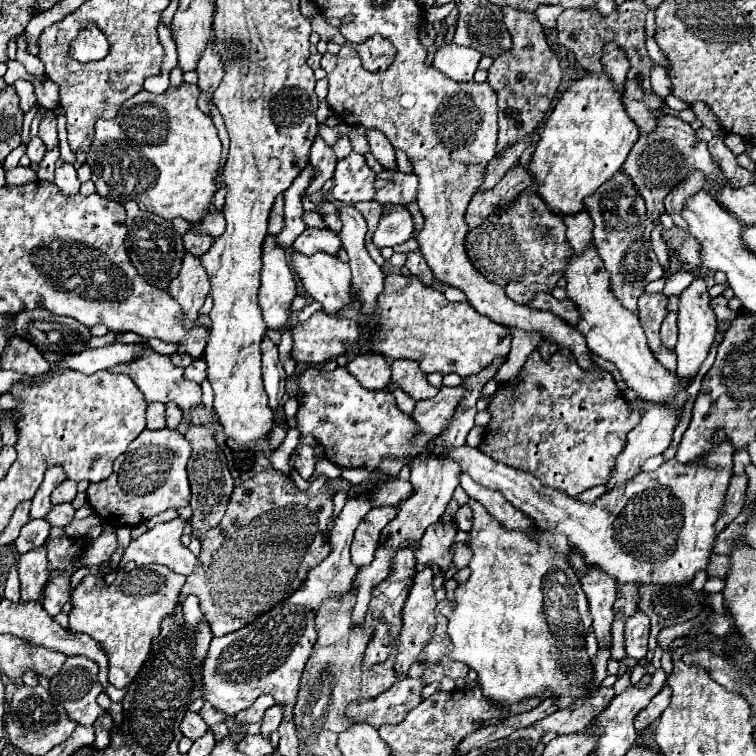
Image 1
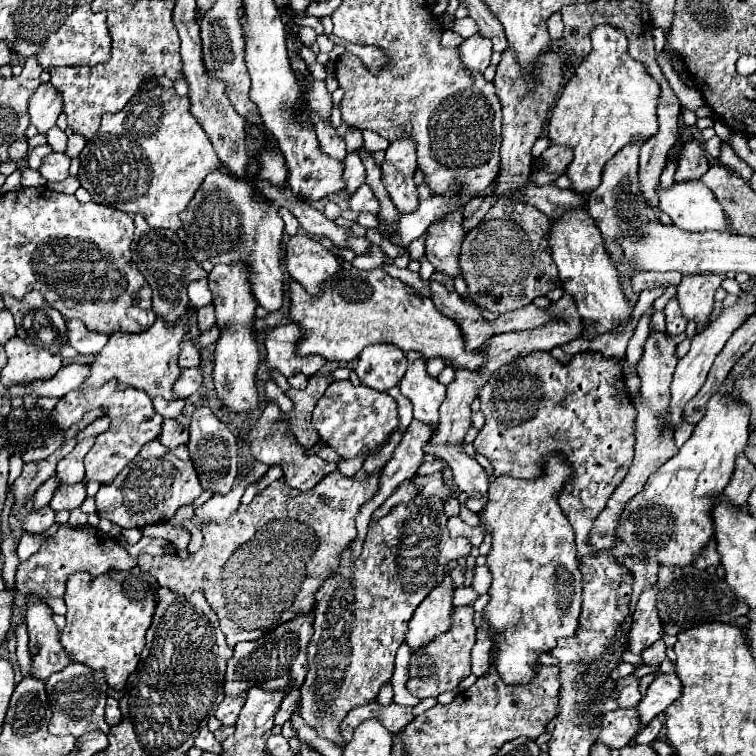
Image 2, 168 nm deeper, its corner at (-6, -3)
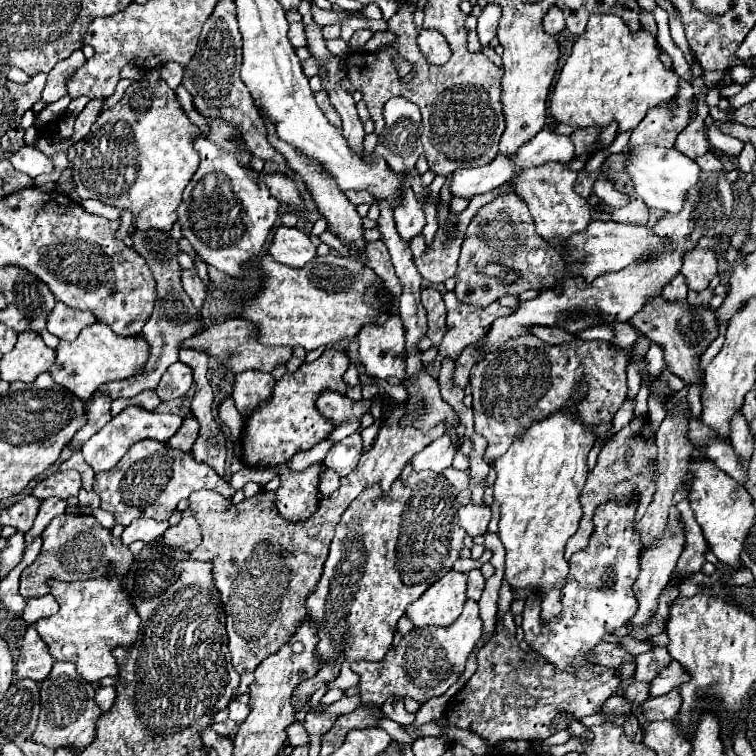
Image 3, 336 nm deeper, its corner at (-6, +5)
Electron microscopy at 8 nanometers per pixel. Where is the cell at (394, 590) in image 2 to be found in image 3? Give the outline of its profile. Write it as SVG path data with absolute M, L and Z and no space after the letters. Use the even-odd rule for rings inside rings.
M422 471L410 473L406 483L398 477L394 481L390 493L382 493L380 485L372 485L358 495L356 501L348 505L342 513L342 519L336 527L336 535L330 545L328 559L324 563L322 579L316 591L308 597L306 607L318 629L318 657L326 663L328 659L342 657L344 663L340 675L328 683L328 687L350 689L358 685L358 675L350 669L352 661L382 661L386 651L392 645L392 637L396 631L398 619L406 613L408 603L416 601L434 581L442 579L460 557L460 549L464 547L466 531L458 525L458 491L446 481L442 473Z

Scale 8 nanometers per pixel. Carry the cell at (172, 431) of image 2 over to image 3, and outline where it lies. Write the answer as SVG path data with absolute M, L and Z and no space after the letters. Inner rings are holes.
M186 417L186 419L184 419L184 425L182 425L182 427L178 429L178 433L168 441L168 445L174 447L174 449L180 449L180 451L190 453L196 437L198 437L198 421Z

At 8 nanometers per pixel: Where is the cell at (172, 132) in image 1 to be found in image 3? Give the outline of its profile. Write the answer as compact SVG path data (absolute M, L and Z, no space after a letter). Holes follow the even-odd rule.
M132 83L122 101L106 109L92 125L92 133L74 145L76 157L72 161L72 179L76 193L80 199L98 199L118 209L130 209L134 215L134 227L138 231L170 231L178 219L176 209L182 201L182 191L200 163L198 151L192 143L198 133L200 129L184 115L174 91L166 83Z

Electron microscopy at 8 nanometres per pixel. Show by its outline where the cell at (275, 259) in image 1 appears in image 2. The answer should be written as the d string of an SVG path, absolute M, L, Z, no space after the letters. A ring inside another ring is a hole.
M214 171L196 191L186 211L180 215L186 231L186 247L192 251L194 259L210 263L244 261L252 271L252 291L260 307L268 313L278 311L284 303L284 273L280 263L280 241L284 235L284 221L278 215L274 203L264 199L254 199L254 189L250 183L238 183L232 175L222 175Z

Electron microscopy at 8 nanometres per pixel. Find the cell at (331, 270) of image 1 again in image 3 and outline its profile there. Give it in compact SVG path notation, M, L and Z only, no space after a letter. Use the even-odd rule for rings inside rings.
M278 225L268 251L274 261L290 267L304 267L310 259L316 257L316 247L310 243L310 237L298 227L284 225Z

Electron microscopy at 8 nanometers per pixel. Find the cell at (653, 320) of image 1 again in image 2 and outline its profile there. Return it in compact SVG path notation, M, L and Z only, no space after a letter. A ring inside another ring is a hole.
M650 331L648 339L644 343L644 353L642 359L636 367L638 377L642 381L640 385L640 393L642 393L642 405L636 405L636 455L634 461L630 465L628 475L624 477L624 481L616 487L616 491L610 495L606 509L598 515L598 519L594 521L594 529L590 531L590 543L596 549L610 549L612 547L612 537L620 519L620 513L624 509L624 505L630 501L630 497L634 497L638 491L642 491L646 479L660 469L670 457L674 457L678 453L678 447L674 445L674 435L670 429L660 429L662 425L662 415L668 409L670 403L670 381L672 381L672 373L678 365L678 355L676 355L676 343L668 337L666 331Z

